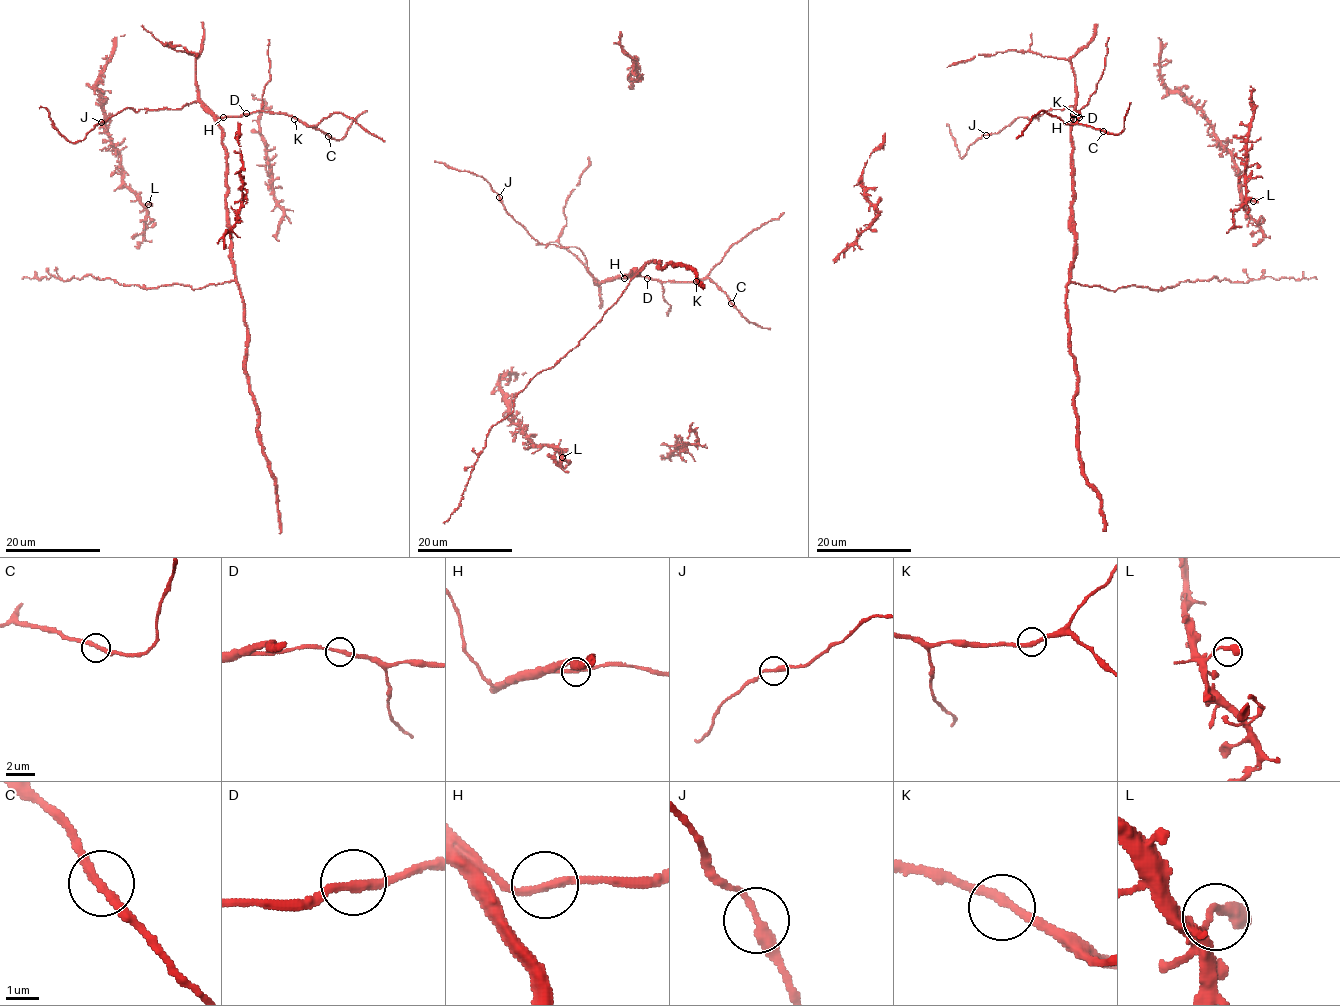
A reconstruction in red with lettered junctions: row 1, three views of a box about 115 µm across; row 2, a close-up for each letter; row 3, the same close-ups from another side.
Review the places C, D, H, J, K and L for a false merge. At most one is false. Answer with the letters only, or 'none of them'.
none of them

